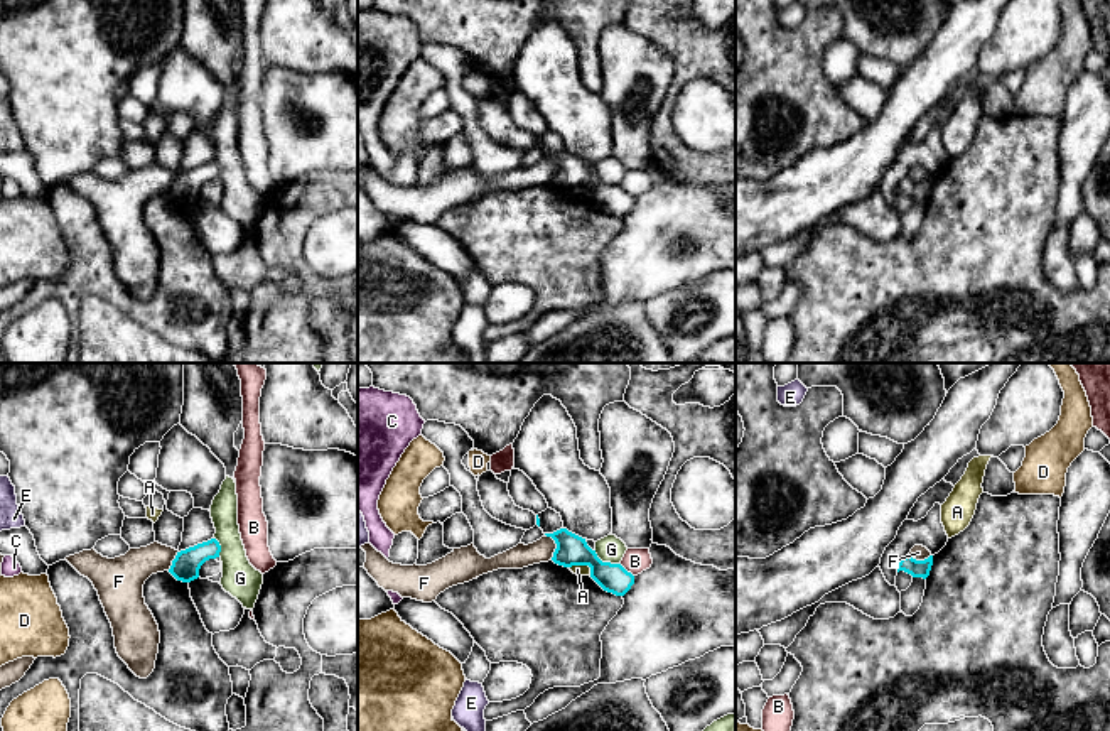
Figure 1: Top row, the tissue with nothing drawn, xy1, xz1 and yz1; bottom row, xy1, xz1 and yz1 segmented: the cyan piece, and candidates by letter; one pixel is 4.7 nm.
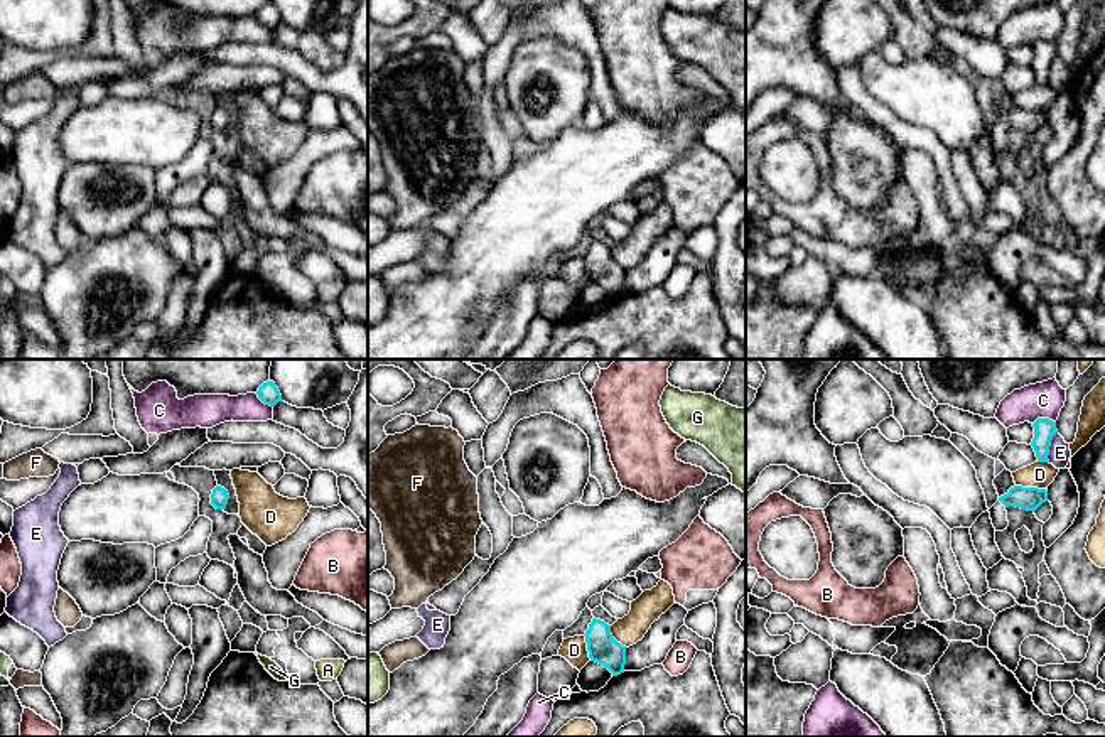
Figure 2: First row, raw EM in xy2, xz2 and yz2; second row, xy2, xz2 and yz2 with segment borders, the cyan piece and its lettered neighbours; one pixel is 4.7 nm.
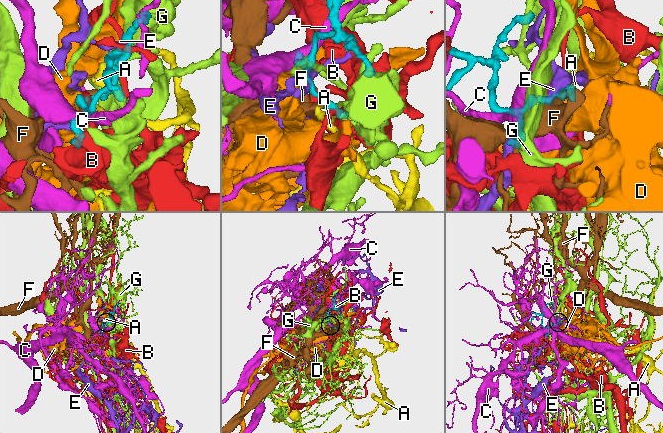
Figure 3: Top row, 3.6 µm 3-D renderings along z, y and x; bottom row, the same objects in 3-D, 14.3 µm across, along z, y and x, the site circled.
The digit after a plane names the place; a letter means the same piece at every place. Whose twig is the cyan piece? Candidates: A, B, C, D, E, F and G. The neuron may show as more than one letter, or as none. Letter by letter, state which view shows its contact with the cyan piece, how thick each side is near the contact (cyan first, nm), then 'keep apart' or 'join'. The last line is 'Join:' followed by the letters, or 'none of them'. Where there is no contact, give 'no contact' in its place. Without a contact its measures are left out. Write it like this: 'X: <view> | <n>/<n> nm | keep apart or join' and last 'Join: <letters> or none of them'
A: xz1 | 140/50 nm | keep apart
B: xz1 | 140/120 nm | keep apart
C: yz2 | 110/180 nm | keep apart
D: yz2 | 110/130 nm | keep apart
E: yz2 | 110/100 nm | keep apart
F: xz1 | 140/110 nm | keep apart
G: xz1 | 140/130 nm | keep apart
Join: none of them

